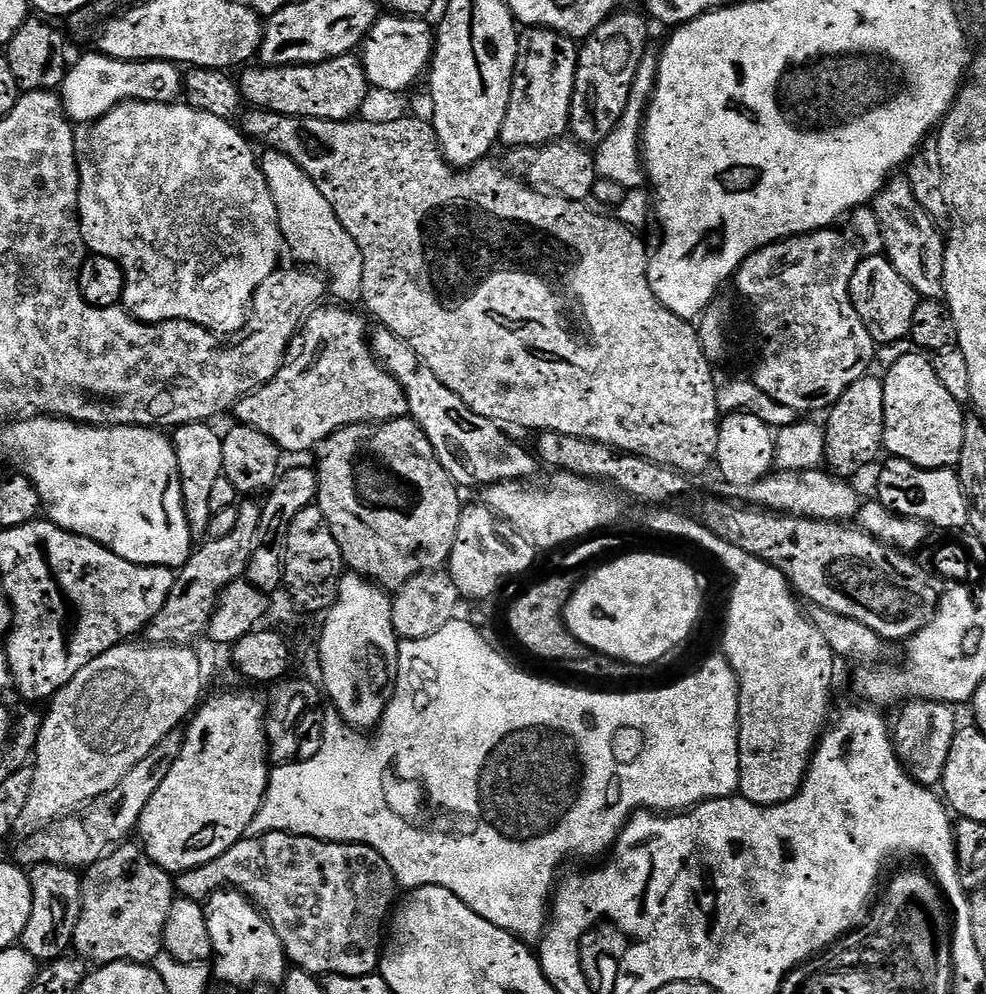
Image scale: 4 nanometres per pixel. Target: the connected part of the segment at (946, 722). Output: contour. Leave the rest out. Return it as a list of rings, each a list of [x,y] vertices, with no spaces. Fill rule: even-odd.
[[[914,700],[905,703],[900,710],[900,717],[896,724],[894,720],[894,727],[890,732],[896,756],[908,771],[911,780],[924,788],[935,789],[943,781],[946,758],[950,758],[950,746],[958,727],[958,721],[952,717],[953,709],[933,700]]]

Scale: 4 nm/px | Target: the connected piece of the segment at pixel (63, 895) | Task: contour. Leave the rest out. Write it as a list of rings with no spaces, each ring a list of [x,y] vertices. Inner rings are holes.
[[[33,864],[28,877],[32,887],[30,922],[26,922],[26,930],[22,930],[19,947],[28,951],[37,962],[56,961],[72,948],[74,926],[78,926],[80,917],[82,876],[79,871],[57,864]]]

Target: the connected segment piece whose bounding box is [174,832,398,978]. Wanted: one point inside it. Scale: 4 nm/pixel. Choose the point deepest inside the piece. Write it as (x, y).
(330, 903)

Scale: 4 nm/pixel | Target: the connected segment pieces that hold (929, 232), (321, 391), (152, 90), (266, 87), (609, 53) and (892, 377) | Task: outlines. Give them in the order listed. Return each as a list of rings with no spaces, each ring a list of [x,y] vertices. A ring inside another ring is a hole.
[[[889,179],[870,204],[884,239],[884,252],[894,270],[898,270],[898,274],[914,286],[917,296],[925,300],[939,300],[944,294],[945,237],[942,232],[940,236],[936,229],[939,228],[937,221],[928,216],[922,206],[918,206],[907,179],[896,179]]]
[[[348,306],[335,307],[328,308],[325,312],[313,311],[294,341],[295,351],[300,353],[297,356],[289,355],[273,380],[254,389],[249,396],[243,396],[235,404],[235,419],[247,428],[266,434],[266,438],[280,447],[281,453],[311,453],[319,449],[320,443],[339,428],[351,424],[403,420],[408,416],[406,394],[372,352],[370,328],[364,325],[364,320],[358,313],[352,312],[356,310]]]
[[[92,50],[89,51],[89,56],[84,56],[76,65],[69,67],[64,74],[64,83],[60,85],[58,89],[58,95],[61,100],[64,101],[64,115],[72,121],[73,125],[76,126],[87,126],[93,124],[96,120],[101,120],[102,117],[107,114],[111,108],[115,108],[117,104],[126,100],[141,100],[142,102],[154,102],[155,104],[170,104],[179,101],[182,96],[182,89],[184,87],[184,78],[181,69],[175,64],[166,62],[165,60],[115,60],[109,56],[102,56],[99,52]]]
[[[356,54],[324,60],[320,64],[291,64],[285,68],[248,66],[240,74],[240,95],[247,103],[248,100],[252,103],[249,105],[253,109],[277,112],[283,116],[350,120],[359,113],[356,111],[363,106],[364,99],[370,93],[361,57]]]
[[[617,10],[605,18],[579,49],[568,119],[568,132],[577,144],[597,146],[614,130],[626,110],[639,62],[649,49],[649,21],[636,12],[624,11]]]
[[[911,350],[905,356],[900,356],[888,368],[888,373],[883,373],[882,379],[884,381],[884,447],[883,451],[889,457],[905,460],[915,466],[915,468],[950,468],[955,469],[958,458],[962,454],[962,430],[964,429],[964,422],[966,419],[965,409],[958,401],[950,395],[946,386],[942,386],[942,382],[938,382],[938,374],[934,374],[934,366],[931,359],[927,355],[921,354],[919,351]]]

